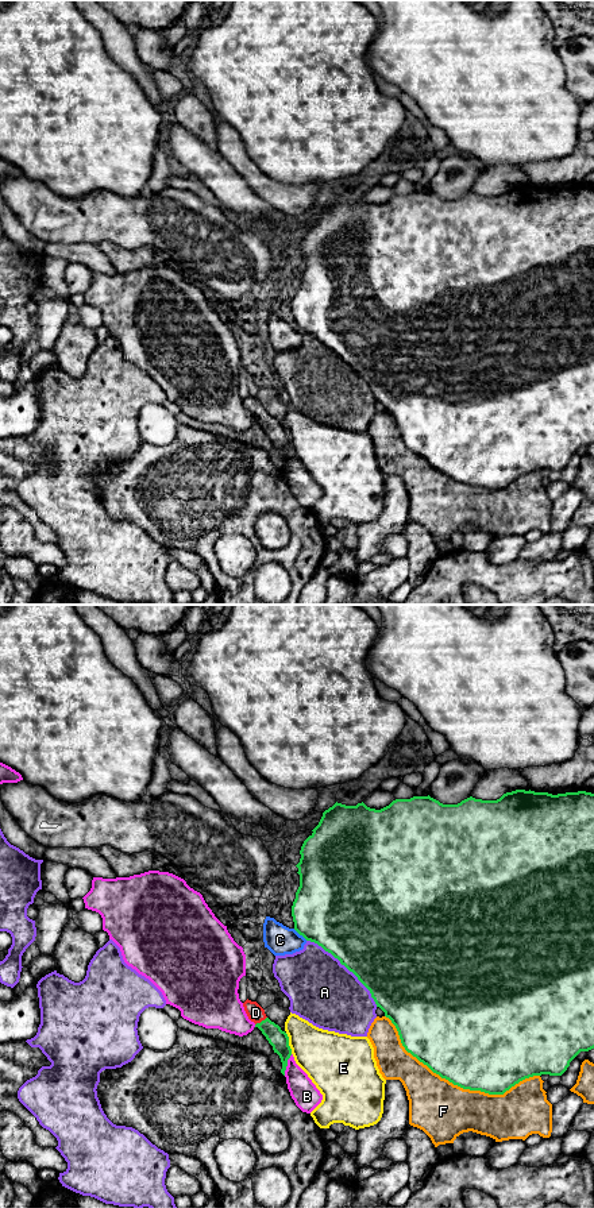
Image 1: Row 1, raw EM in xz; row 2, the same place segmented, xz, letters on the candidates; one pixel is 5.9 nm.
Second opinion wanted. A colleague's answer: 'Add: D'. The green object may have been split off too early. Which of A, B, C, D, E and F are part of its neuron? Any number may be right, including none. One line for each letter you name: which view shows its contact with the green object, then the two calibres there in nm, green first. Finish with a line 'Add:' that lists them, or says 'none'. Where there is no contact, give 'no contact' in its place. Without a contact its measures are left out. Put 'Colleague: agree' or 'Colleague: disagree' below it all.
D: meets green in xz; 110 nm thick on the green side, 100 nm on the other
Add: D
Colleague: agree

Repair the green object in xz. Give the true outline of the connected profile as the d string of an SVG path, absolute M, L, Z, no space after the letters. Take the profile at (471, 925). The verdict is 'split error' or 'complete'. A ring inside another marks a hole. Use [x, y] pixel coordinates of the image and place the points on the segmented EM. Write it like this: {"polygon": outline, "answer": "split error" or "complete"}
{"polygon": "M516 790L504 794L497 800L482 800L470 796L458 804L443 804L428 795L396 799L381 810L370 808L363 802L356 806L346 806L336 802L323 813L319 825L312 831L301 846L301 858L296 865L298 868L297 873L300 875L300 887L292 906L294 930L306 941L315 942L331 953L358 977L370 991L377 1007L396 1026L405 1050L427 1065L433 1073L463 1089L481 1091L489 1095L504 1095L520 1081L533 1076L562 1076L580 1051L594 1049L594 794L578 791L552 795L531 790Z", "answer": "complete"}

